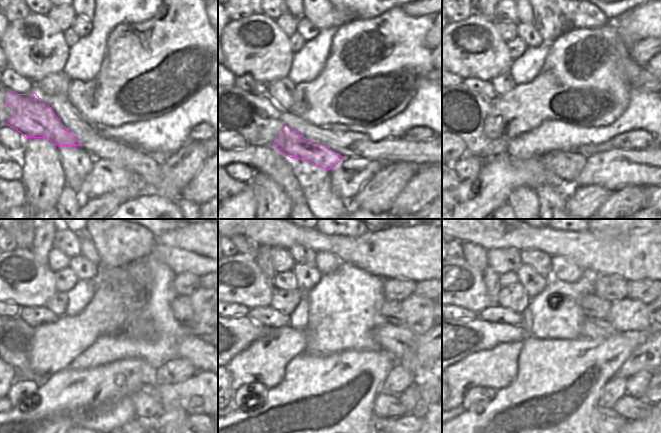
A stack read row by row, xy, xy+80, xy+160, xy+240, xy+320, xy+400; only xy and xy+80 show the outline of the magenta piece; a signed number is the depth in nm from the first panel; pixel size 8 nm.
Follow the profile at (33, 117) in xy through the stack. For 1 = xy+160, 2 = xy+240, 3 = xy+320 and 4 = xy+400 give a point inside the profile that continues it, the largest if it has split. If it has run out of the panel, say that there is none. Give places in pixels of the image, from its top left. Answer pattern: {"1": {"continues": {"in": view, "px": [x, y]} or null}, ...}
{"1": {"continues": {"in": "xy+160", "px": [566, 165]}}, "2": {"continues": {"in": "xy+240", "px": [147, 404]}}, "3": {"continues": {"in": "xy+320", "px": [385, 406]}}, "4": {"continues": {"in": "xy+400", "px": [629, 408]}}}

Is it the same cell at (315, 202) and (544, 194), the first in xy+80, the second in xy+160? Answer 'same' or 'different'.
same

